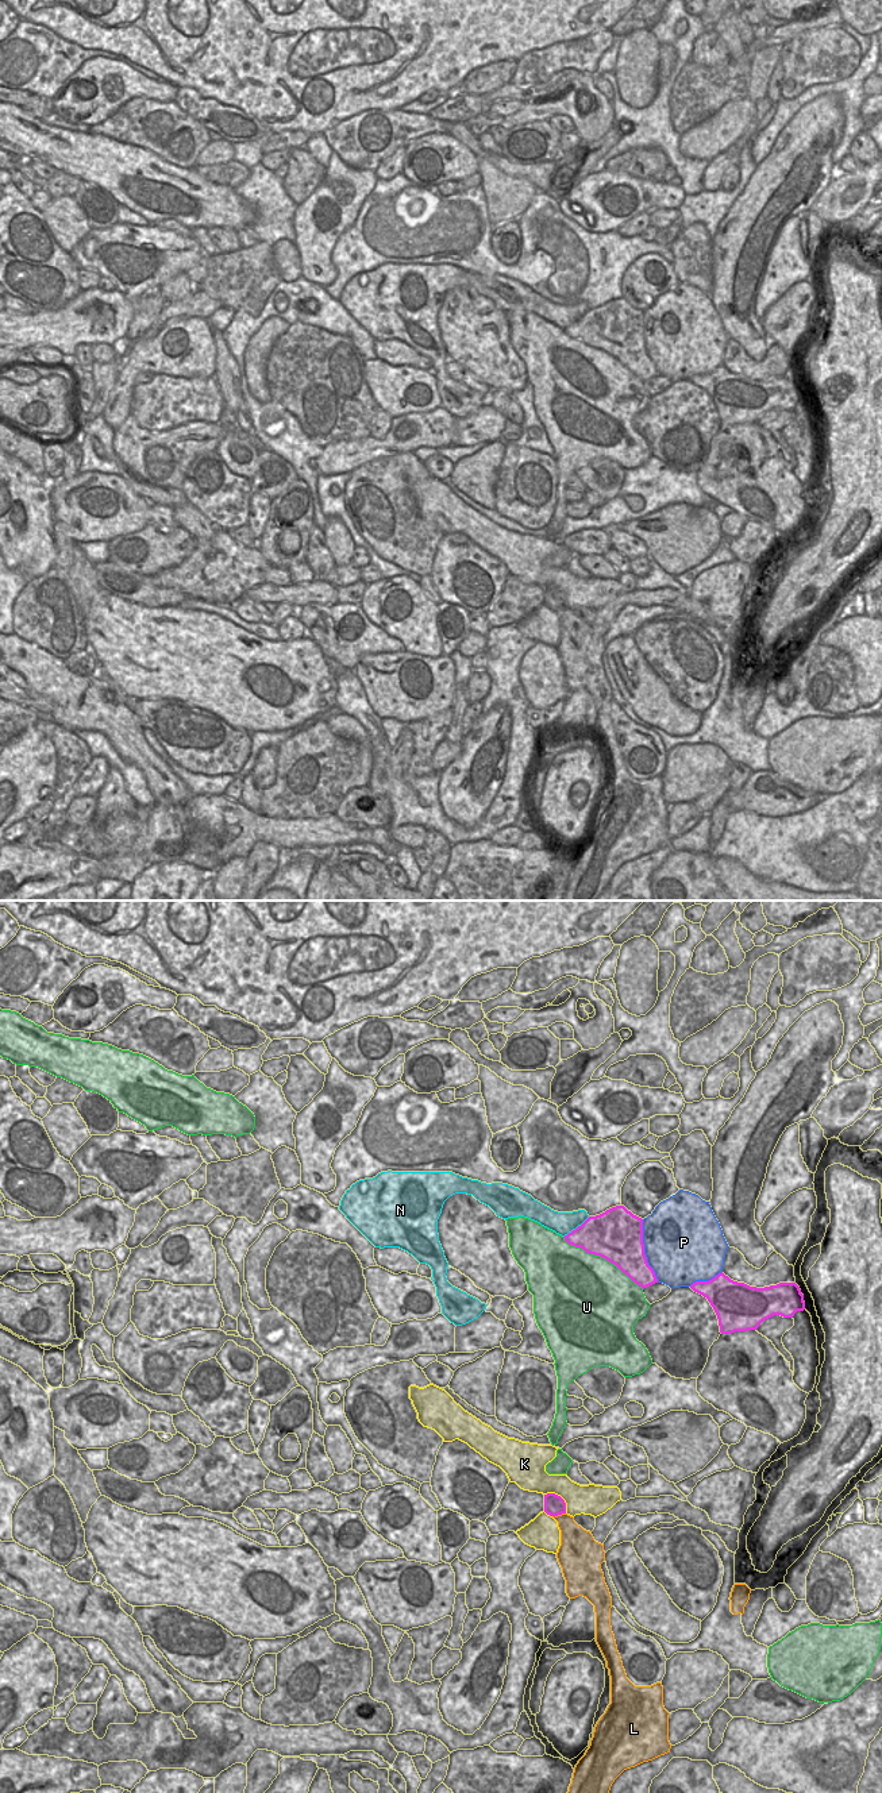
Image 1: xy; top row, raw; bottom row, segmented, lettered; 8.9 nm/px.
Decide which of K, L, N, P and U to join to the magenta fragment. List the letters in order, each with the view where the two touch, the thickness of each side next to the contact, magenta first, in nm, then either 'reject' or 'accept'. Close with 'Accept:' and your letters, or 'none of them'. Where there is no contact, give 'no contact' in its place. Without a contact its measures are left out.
K: meets magenta in xy; 180 nm thick on the magenta side, 260 nm on the other; reject
L: meets magenta in xy; 180 nm thick on the magenta side, 240 nm on the other; reject
N: meets magenta in xy; 380 nm thick on the magenta side, 200 nm on the other; reject
P: meets magenta in xy; 440 nm thick on the magenta side, 480 nm on the other; reject
U: meets magenta in xy; 460 nm thick on the magenta side, 480 nm on the other; reject
Accept: none of them

